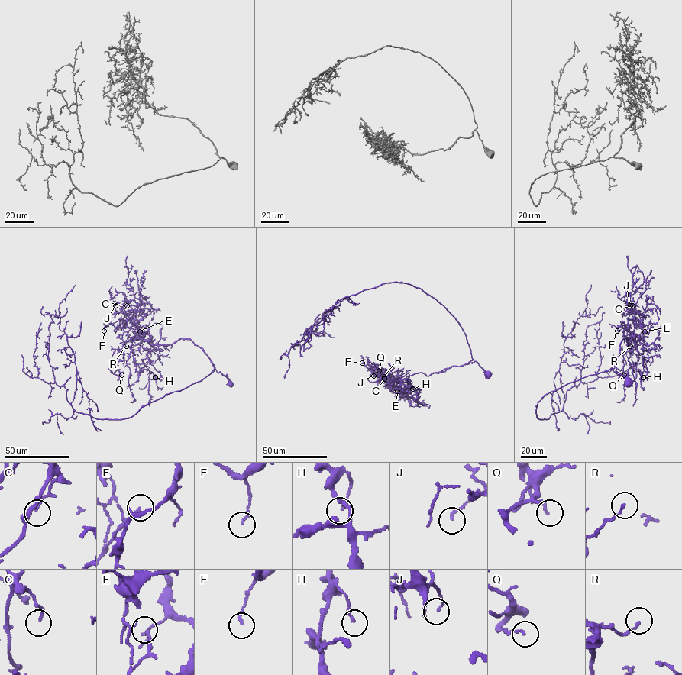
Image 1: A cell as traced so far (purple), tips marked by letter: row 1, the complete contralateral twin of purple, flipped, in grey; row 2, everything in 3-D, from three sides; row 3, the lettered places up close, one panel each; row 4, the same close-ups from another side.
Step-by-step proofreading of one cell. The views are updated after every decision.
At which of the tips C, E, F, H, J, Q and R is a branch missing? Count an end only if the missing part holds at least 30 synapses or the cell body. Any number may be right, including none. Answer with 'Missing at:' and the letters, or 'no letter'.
Missing at: no letter

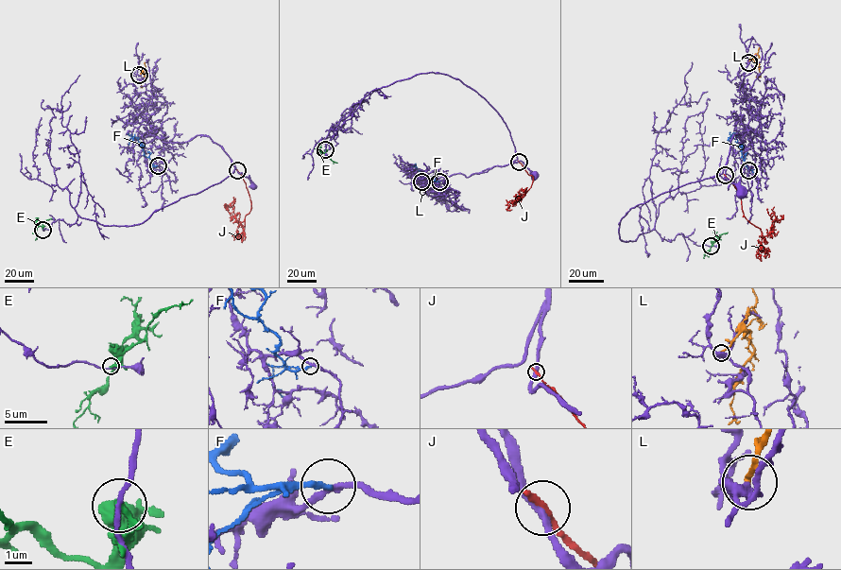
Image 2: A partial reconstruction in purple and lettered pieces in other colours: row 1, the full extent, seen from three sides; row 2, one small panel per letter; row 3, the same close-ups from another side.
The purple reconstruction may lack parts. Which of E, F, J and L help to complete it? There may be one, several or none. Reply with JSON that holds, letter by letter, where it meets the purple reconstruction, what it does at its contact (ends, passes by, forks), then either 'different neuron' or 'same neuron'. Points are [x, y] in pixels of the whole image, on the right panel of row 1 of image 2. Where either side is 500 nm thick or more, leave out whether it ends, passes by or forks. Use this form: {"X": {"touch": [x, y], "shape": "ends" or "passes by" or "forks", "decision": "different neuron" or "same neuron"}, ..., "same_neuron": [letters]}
{"E": {"touch": [711, 246], "shape": "ends", "decision": "different neuron"}, "F": {"touch": [748, 170], "shape": "ends", "decision": "different neuron"}, "J": {"touch": [725, 175], "shape": "ends", "decision": "different neuron"}, "L": {"touch": [748, 62], "shape": "ends", "decision": "different neuron"}, "same_neuron": []}

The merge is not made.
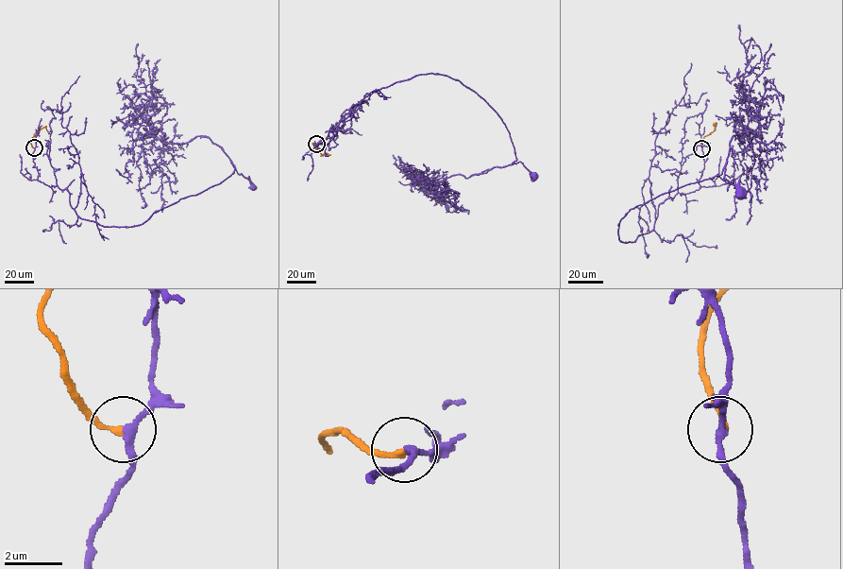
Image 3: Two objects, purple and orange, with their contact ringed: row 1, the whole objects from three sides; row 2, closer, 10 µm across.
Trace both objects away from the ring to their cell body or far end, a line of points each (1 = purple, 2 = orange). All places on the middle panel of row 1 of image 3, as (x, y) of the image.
1: (316, 144), (372, 91), (439, 74), (458, 79), (497, 112), (514, 149), (513, 163), (520, 162), (534, 177)
2: (316, 144), (312, 143), (321, 154), (330, 154)

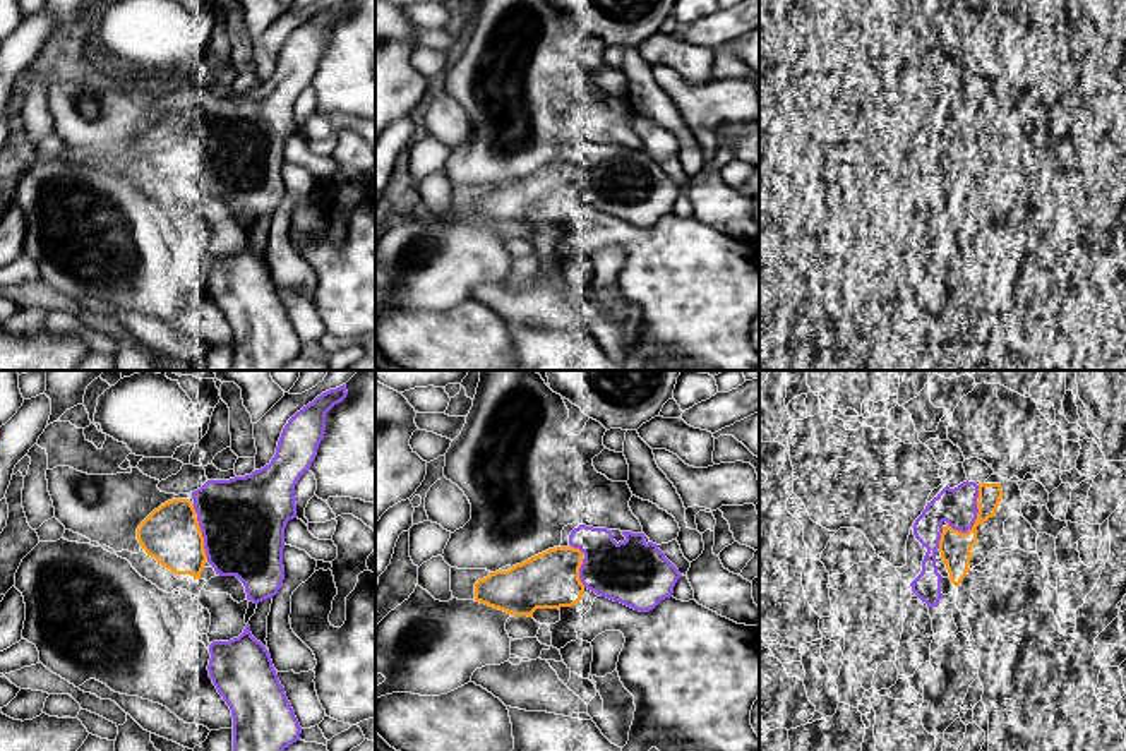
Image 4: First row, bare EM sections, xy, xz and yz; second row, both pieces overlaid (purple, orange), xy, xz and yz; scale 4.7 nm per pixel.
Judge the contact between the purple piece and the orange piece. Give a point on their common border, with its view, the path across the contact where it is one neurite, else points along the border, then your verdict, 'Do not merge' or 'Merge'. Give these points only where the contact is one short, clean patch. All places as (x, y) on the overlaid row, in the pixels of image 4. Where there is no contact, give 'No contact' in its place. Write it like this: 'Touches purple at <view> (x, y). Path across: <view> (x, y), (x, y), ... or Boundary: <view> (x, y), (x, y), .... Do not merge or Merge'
Touches purple at yz (976, 515). Merge

